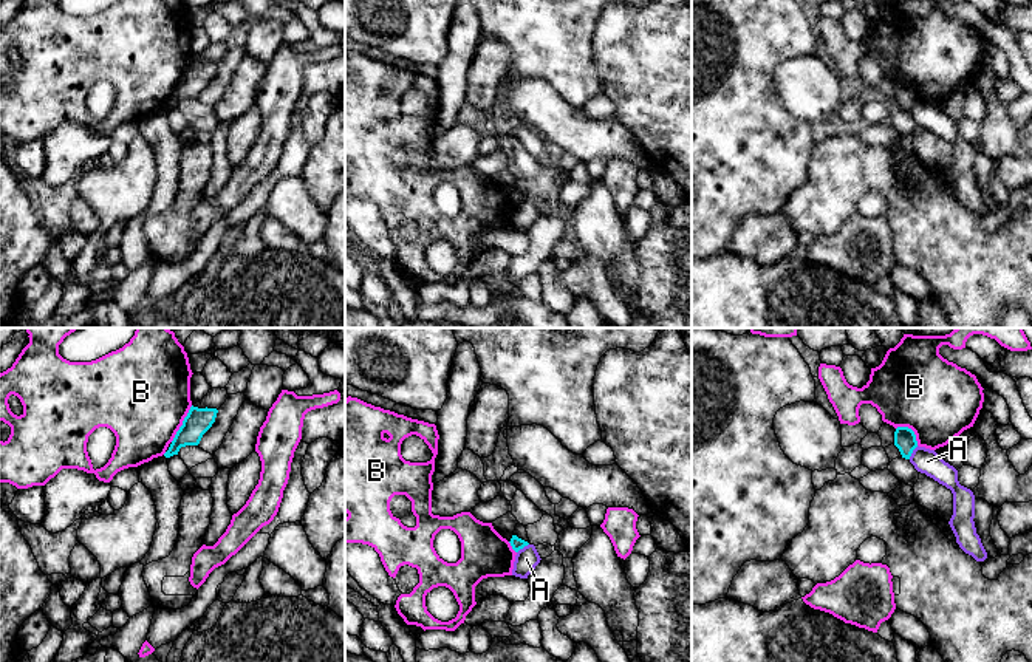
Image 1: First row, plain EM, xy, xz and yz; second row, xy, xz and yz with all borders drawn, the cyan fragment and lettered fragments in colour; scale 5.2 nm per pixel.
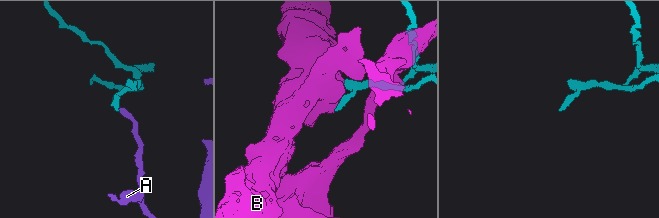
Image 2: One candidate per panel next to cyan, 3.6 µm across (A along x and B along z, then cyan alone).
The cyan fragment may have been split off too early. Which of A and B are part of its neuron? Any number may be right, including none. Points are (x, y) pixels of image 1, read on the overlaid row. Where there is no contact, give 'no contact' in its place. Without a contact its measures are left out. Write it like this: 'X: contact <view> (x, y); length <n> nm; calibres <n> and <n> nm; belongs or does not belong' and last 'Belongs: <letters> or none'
A: contact yz (912, 452); length 90 nm; calibres 110 and 130 nm; does not belong
B: contact xy (183, 424); length 220 nm; calibres 140 and 480 nm; does not belong
Belongs: none

